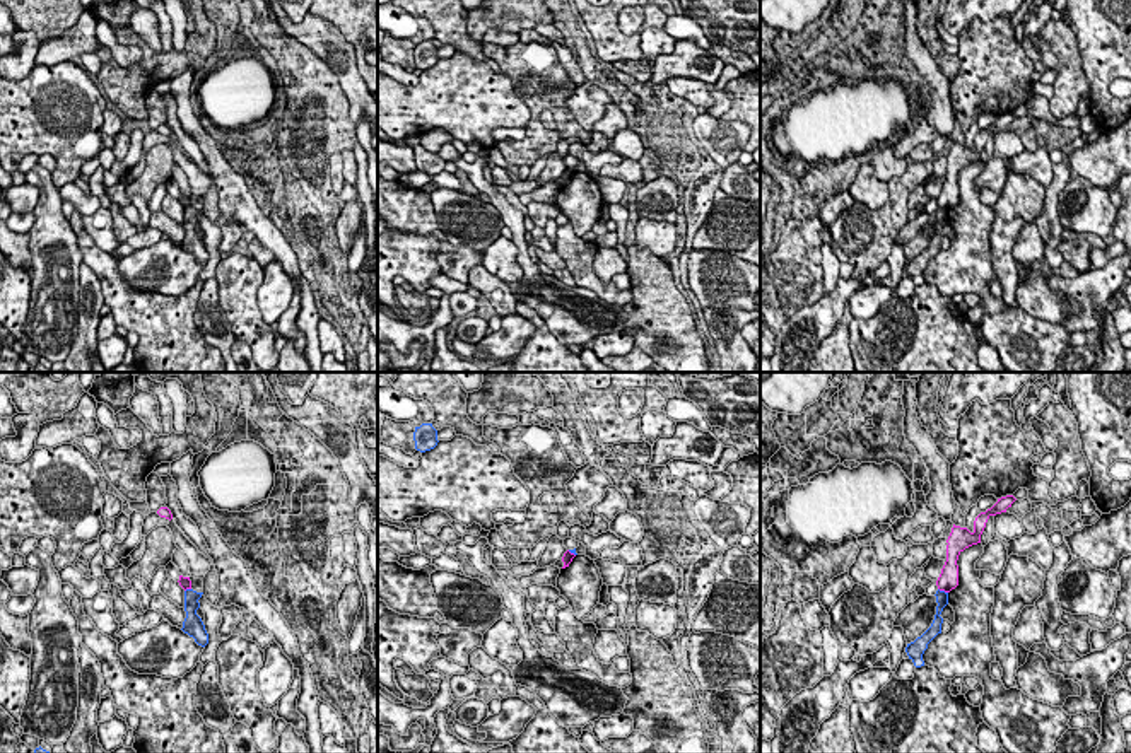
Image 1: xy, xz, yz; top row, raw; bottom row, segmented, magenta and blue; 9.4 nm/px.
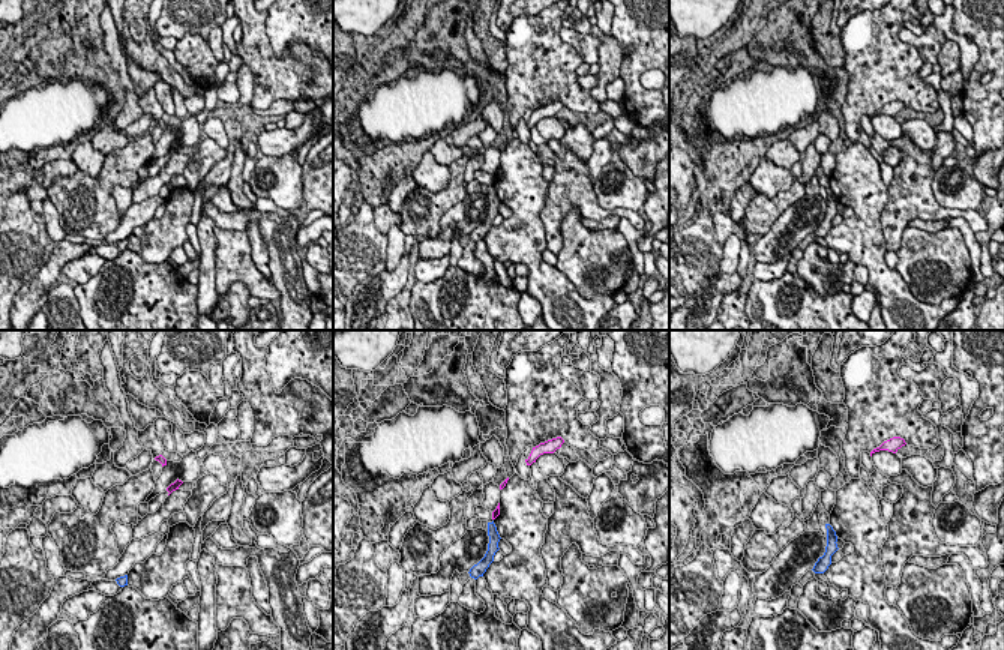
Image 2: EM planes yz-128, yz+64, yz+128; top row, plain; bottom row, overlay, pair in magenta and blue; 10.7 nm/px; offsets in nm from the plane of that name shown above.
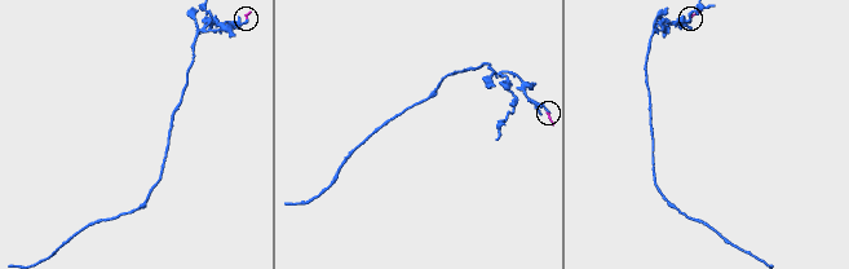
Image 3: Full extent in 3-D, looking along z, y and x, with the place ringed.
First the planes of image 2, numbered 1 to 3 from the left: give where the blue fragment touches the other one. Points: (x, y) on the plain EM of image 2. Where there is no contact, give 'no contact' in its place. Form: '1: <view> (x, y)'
1: no contact
2: no contact
3: no contact

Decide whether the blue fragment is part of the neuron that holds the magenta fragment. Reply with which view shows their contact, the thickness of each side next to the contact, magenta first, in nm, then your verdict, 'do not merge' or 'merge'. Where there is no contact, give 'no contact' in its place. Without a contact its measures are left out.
yz | 190/130 nm | do not merge

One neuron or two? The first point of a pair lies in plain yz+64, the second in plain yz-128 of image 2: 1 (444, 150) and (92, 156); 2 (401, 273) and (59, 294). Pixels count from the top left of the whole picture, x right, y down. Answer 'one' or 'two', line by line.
1: two
2: two

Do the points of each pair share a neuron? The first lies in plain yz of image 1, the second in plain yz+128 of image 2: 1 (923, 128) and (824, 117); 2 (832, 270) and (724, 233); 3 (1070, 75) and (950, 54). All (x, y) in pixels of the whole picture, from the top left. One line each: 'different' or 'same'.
1: different
2: different
3: same

